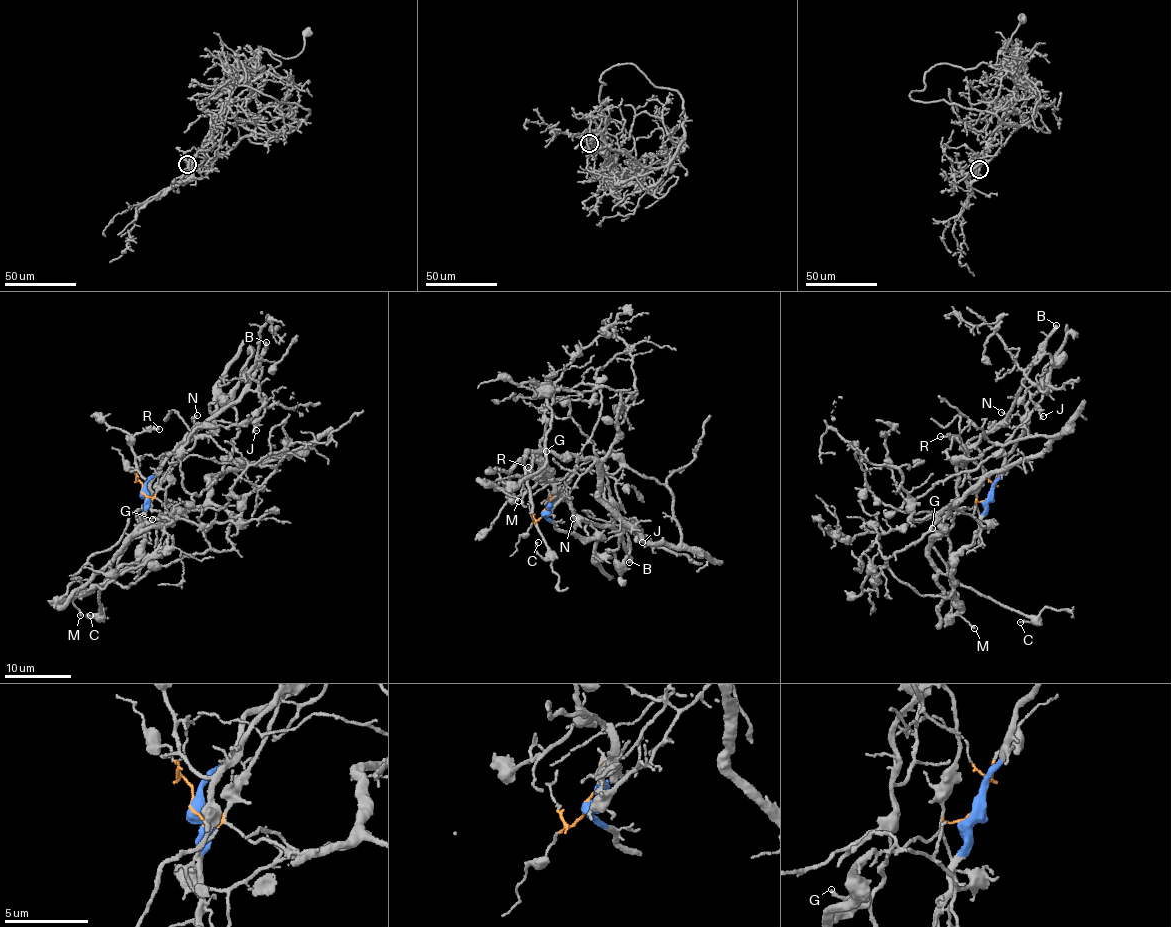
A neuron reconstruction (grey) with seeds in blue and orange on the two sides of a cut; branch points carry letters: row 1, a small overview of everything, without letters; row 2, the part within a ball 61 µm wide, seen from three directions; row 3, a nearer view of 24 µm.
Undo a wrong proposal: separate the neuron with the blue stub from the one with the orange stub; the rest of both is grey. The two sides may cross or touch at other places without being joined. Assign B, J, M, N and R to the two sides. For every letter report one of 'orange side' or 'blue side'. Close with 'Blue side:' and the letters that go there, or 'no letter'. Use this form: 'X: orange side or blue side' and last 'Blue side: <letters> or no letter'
B: orange side
J: orange side
M: blue side
N: orange side
R: orange side
Blue side: M

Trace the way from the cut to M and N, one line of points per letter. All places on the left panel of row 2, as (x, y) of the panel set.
M: (142, 491), (146, 537), (136, 561), (75, 598), (79, 616)
N: (141, 491), (148, 497), (154, 494), (155, 484), (169, 467), (175, 448), (195, 425), (196, 414)

